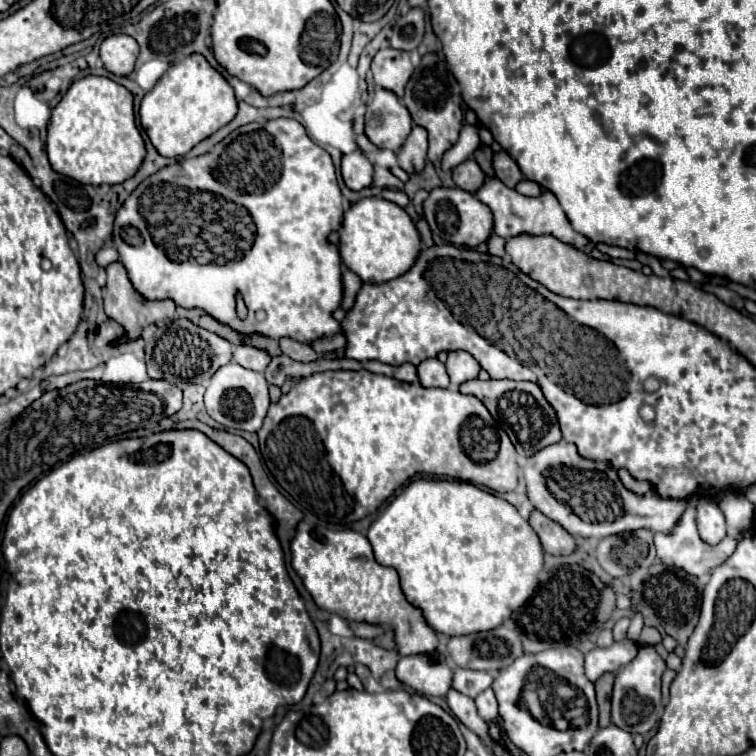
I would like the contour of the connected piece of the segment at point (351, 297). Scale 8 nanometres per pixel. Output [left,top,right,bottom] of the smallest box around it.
[343,269,363,309]

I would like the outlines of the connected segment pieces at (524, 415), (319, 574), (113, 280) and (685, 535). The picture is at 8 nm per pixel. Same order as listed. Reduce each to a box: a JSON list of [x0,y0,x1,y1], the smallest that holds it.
[[459,379,561,457],[291,523,441,661],[105,261,175,345],[655,507,739,577]]

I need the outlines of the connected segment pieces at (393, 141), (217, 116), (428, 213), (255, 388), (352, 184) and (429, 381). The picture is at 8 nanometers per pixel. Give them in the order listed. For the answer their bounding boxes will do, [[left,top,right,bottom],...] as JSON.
[[365,87,411,153],[139,53,237,157],[423,187,493,249],[205,361,269,433],[341,151,373,191],[417,359,449,387]]

